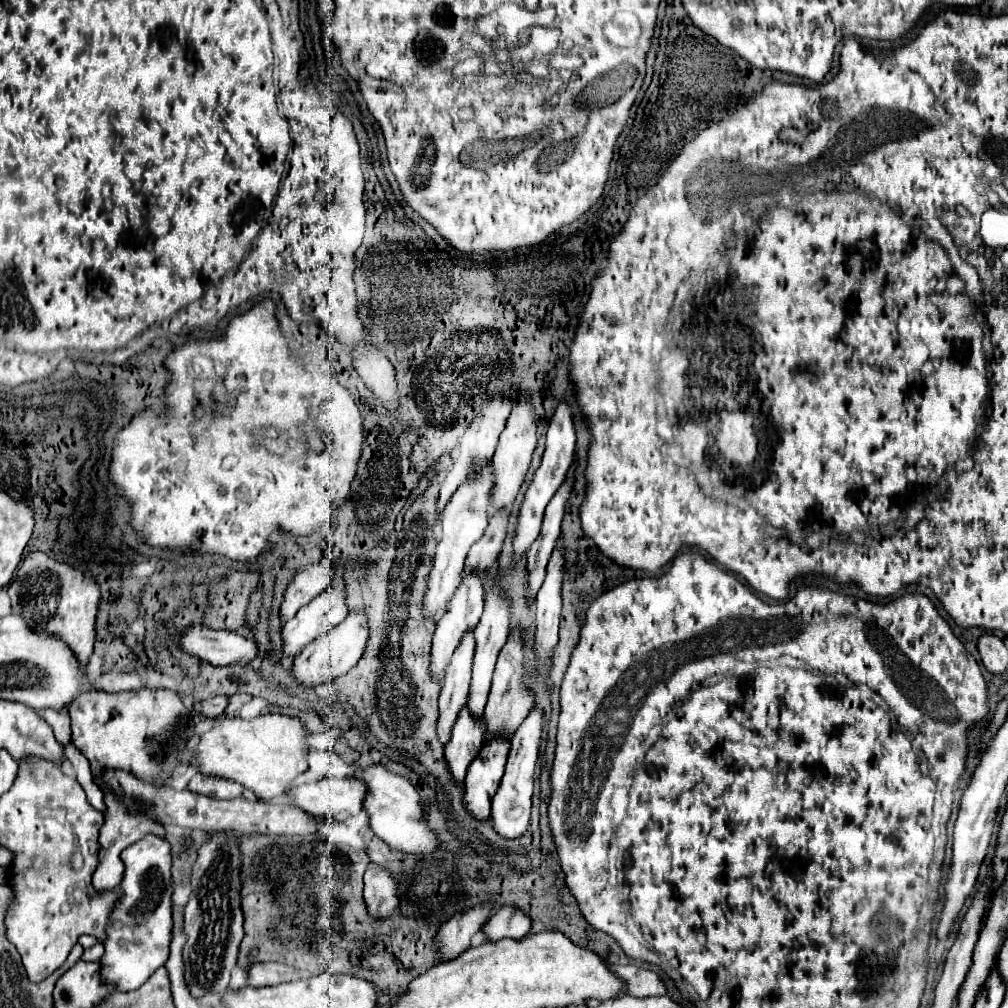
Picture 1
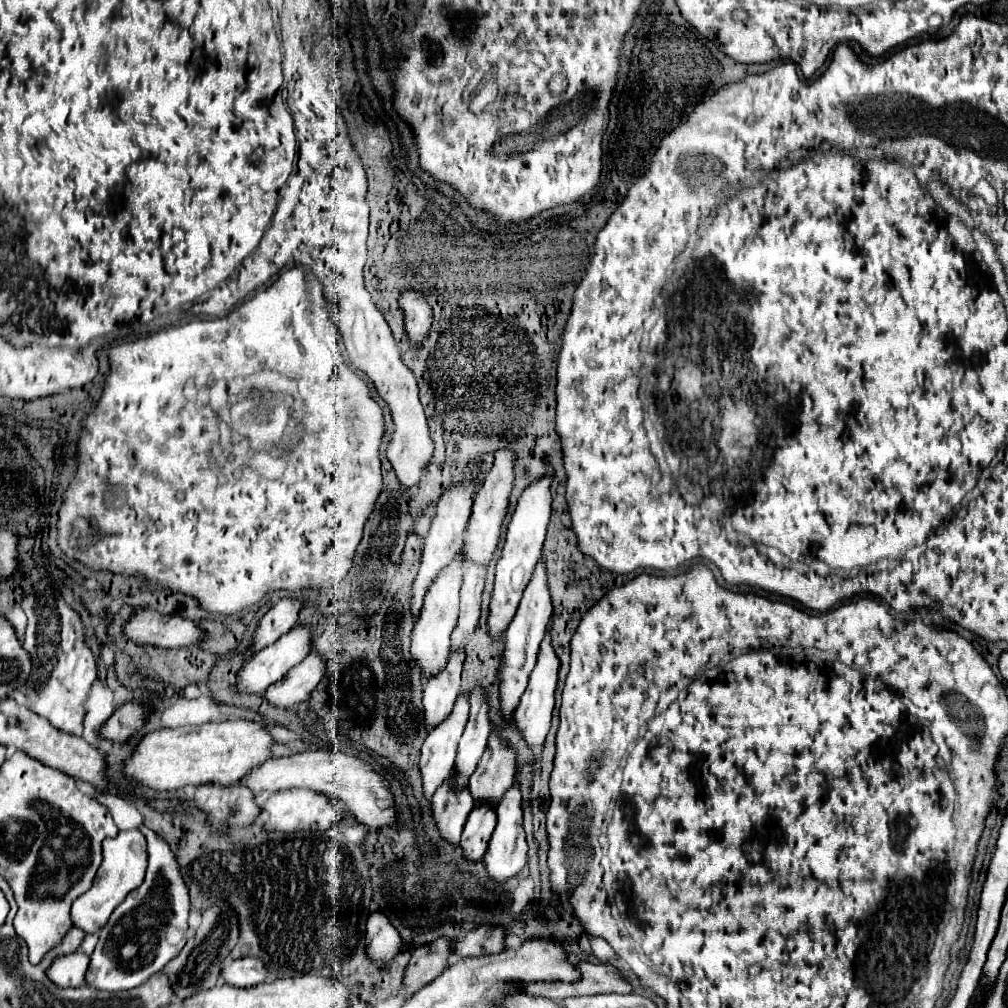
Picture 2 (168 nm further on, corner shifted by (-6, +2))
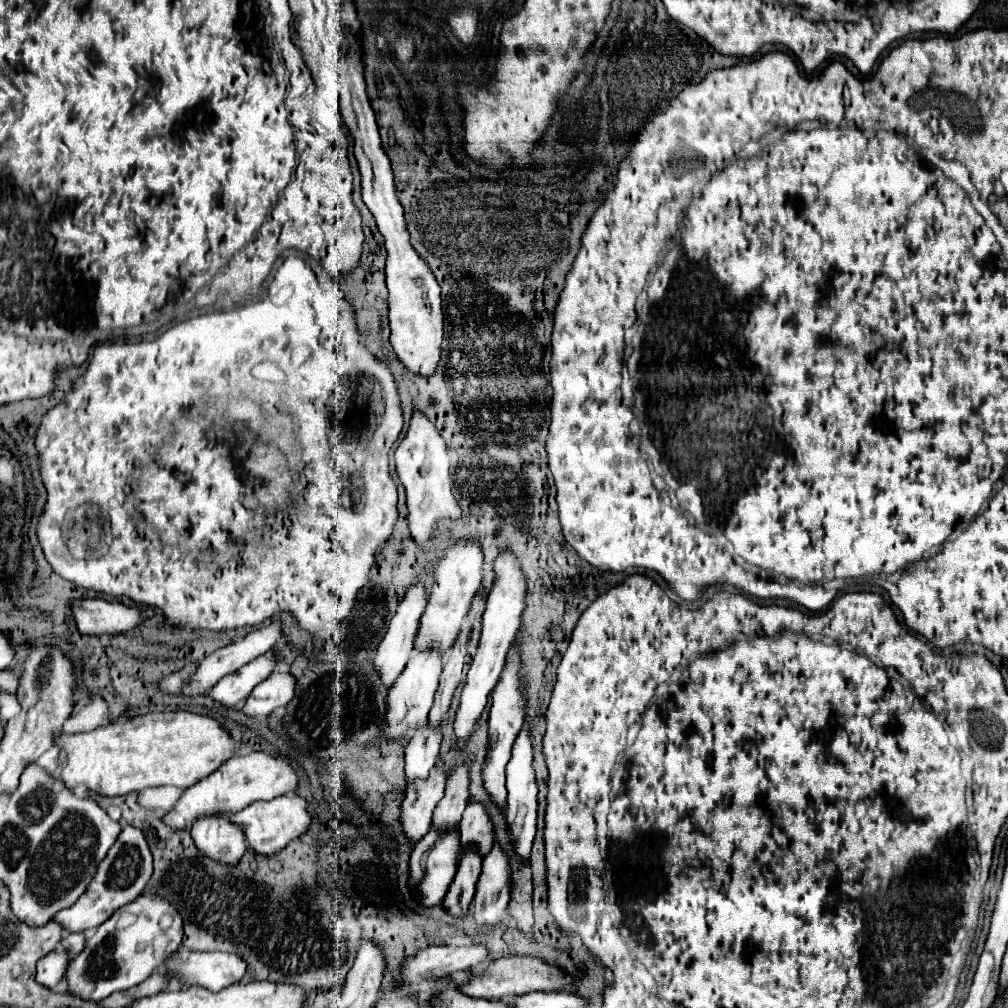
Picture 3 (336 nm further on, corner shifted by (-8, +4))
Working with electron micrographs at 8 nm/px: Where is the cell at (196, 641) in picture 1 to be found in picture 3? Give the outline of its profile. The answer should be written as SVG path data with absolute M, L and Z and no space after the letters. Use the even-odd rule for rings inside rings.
M100 598L70 600L68 610L76 620L82 634L120 634L134 628L144 616L152 616L152 610L140 612L120 602L106 602Z

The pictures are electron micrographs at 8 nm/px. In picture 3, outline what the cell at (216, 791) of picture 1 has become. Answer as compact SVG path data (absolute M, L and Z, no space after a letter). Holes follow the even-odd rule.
M228 816L200 818L192 826L192 840L196 848L214 862L236 866L246 852L246 840L240 826L232 824Z

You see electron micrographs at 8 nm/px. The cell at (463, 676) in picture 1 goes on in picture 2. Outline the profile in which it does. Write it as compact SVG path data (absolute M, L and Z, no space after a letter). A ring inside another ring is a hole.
M460 694L454 702L454 712L438 728L432 728L426 742L422 744L420 772L424 778L424 794L432 798L442 780L454 770L454 758L458 750L458 740L464 732L468 720L468 696Z

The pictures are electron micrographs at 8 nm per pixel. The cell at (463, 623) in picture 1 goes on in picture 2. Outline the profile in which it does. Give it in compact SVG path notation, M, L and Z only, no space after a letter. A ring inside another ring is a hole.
M450 650L450 664L446 664L446 668L438 676L430 676L430 680L426 680L422 704L426 712L428 730L440 724L452 712L454 700L460 692L462 664L464 664L464 652Z

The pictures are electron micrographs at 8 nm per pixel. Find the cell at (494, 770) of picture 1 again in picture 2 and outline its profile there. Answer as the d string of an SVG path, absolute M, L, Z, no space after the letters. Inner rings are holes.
M482 802L470 812L460 840L460 846L464 848L464 854L470 860L480 860L484 856L494 826L496 826L496 812L490 802Z

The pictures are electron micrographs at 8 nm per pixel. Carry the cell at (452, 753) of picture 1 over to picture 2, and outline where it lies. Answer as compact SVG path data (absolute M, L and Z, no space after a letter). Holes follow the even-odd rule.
M446 780L432 796L432 814L436 826L440 834L450 842L460 842L466 816L470 814L472 808L474 798L470 796L470 790L462 788L462 792L450 792L450 788L446 788Z

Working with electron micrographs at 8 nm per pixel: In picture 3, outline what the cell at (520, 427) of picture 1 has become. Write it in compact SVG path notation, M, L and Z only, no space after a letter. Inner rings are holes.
M456 542L440 562L434 576L434 584L428 592L428 606L418 626L418 638L416 638L418 650L446 652L454 644L464 626L464 616L470 608L472 596L480 588L480 580L482 580L482 548L474 542Z

